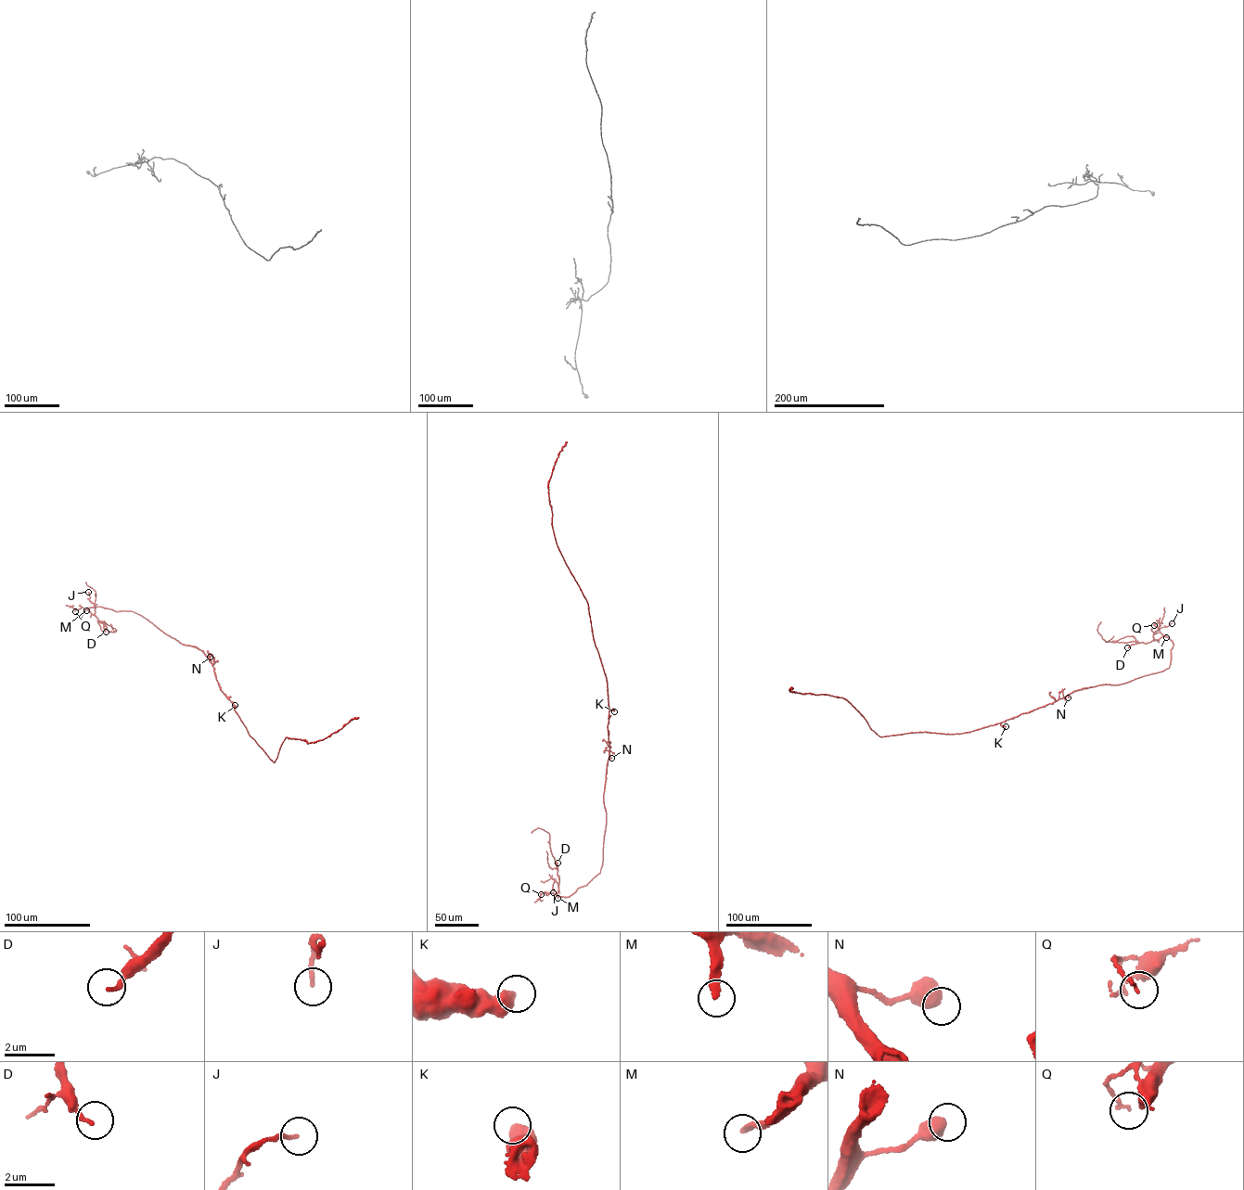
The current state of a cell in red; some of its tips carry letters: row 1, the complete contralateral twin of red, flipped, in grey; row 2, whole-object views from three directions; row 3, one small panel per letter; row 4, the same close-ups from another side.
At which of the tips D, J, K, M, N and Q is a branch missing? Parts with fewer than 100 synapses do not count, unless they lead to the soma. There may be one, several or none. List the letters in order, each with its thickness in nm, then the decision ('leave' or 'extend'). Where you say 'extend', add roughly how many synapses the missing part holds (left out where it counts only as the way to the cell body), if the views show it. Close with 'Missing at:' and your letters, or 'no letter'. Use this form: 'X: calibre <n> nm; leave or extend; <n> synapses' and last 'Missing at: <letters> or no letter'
D: calibre 160 nm; leave
J: calibre 150 nm; leave
K: calibre 500 nm; leave
M: calibre 240 nm; extend
N: calibre 650 nm; leave
Q: calibre 140 nm; leave
Missing at: M

